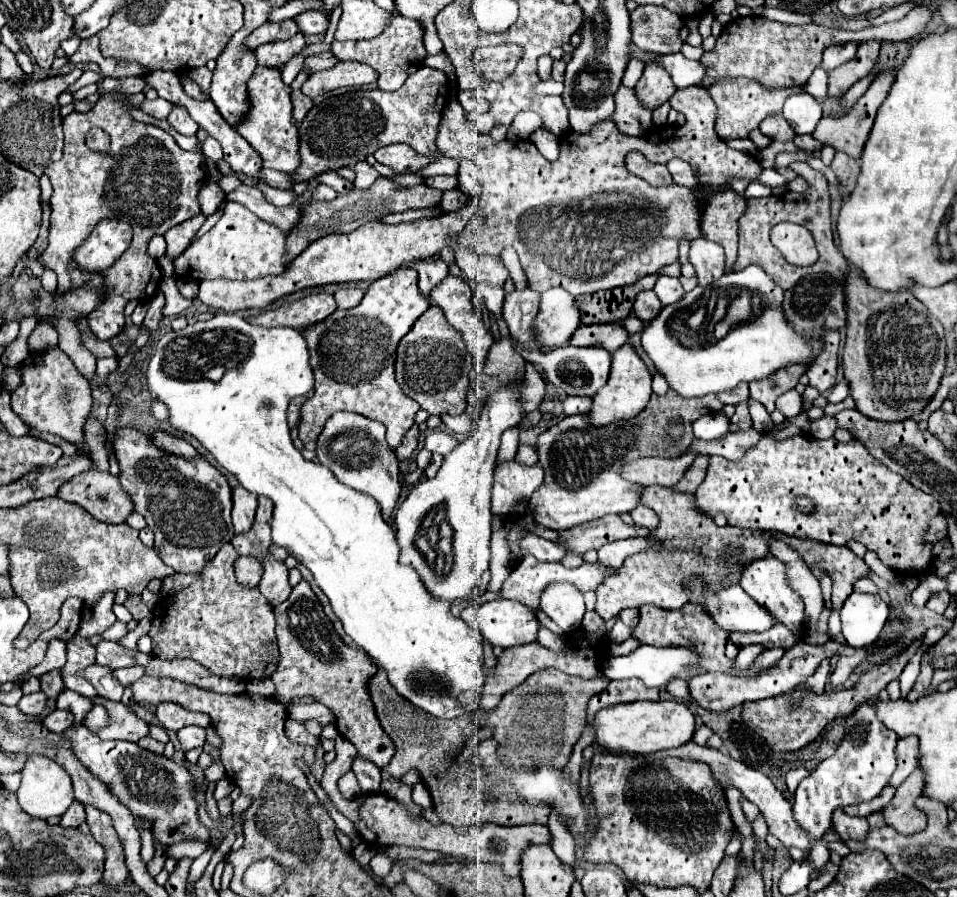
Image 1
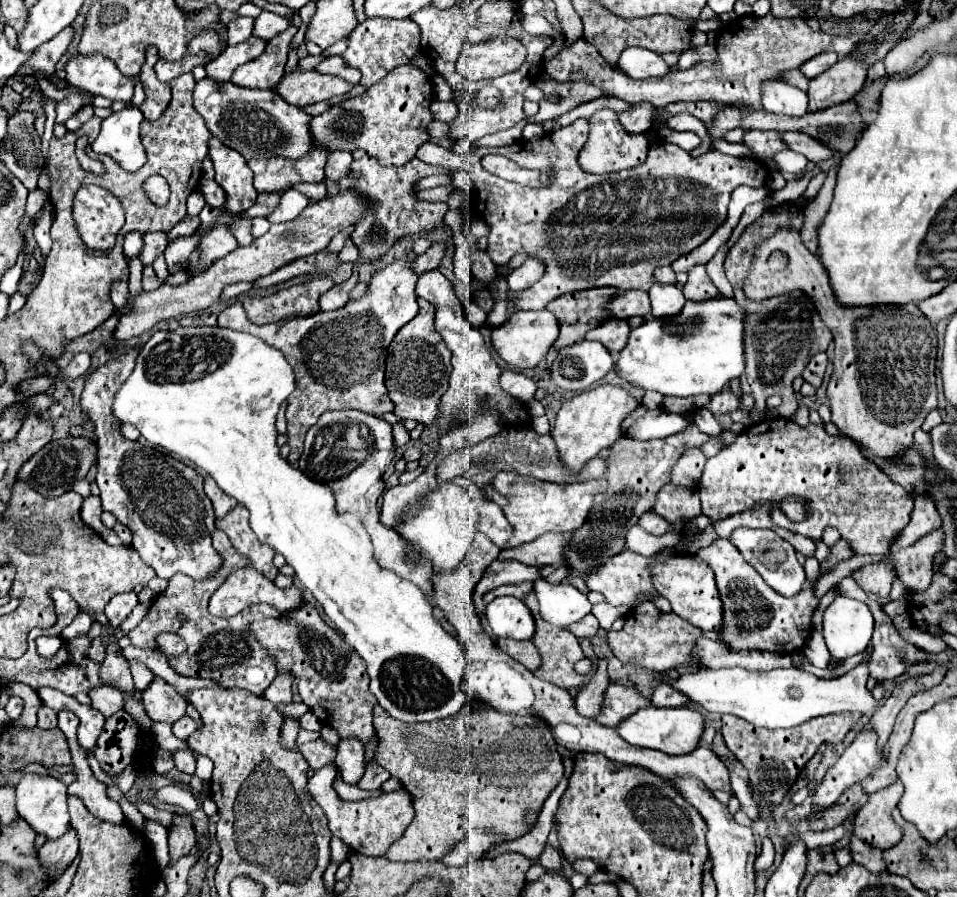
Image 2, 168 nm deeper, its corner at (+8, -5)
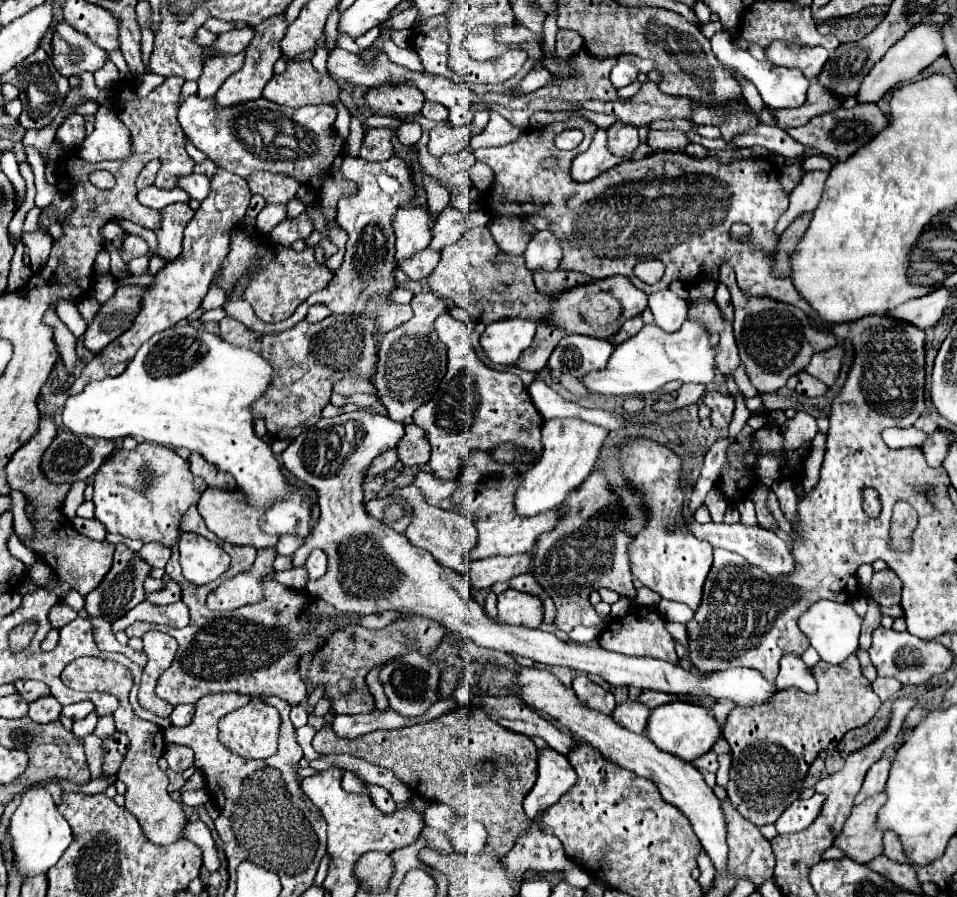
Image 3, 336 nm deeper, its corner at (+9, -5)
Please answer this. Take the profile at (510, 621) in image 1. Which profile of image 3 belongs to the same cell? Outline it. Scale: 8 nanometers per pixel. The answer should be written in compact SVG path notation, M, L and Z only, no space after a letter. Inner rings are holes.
M508 589L498 595L498 621L506 625L522 625L528 629L538 629L544 617L542 599Z

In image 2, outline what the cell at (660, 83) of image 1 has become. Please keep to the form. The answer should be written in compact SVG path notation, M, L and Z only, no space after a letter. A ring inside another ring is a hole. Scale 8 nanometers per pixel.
M637 103L631 111L619 113L619 123L623 123L623 129L629 131L631 135L645 133L651 129L651 115L653 115L653 105L649 103Z

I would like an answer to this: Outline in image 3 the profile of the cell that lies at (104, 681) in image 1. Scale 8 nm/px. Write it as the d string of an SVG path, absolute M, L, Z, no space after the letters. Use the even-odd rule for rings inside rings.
M108 713L108 715L102 715L102 717L98 719L98 725L96 725L94 733L96 733L100 739L106 739L108 735L112 735L114 729L116 729L116 727L114 727L114 717L112 717L112 713Z

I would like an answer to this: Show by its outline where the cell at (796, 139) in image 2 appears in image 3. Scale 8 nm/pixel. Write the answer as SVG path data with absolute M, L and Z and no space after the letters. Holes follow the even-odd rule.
M758 125L754 131L748 131L748 135L740 135L738 139L732 141L736 147L766 147L772 153L780 153L788 159L802 159L804 155L804 145L794 141L790 135L786 135L786 131L778 129L778 127L766 127L766 125Z

